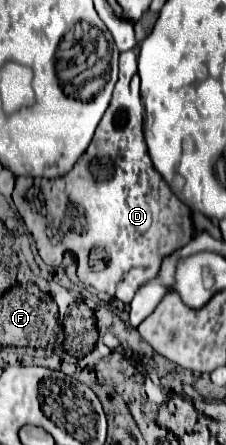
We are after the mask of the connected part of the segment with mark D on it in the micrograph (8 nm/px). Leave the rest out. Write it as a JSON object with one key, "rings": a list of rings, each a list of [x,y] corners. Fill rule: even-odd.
{"rings":[[[138,75],[130,79],[128,91],[136,89],[134,93],[118,95],[116,99],[116,89],[110,101],[110,107],[106,109],[94,139],[86,153],[78,159],[74,169],[58,179],[58,189],[66,193],[66,201],[70,205],[82,209],[84,213],[84,223],[76,225],[70,219],[70,237],[66,237],[66,251],[72,251],[78,261],[78,279],[84,285],[94,287],[96,291],[104,291],[108,295],[114,295],[118,281],[122,279],[124,273],[128,273],[134,267],[154,267],[160,269],[160,263],[164,257],[174,253],[186,243],[168,243],[172,239],[172,233],[190,233],[190,209],[172,193],[168,183],[162,179],[162,175],[154,169],[152,159],[148,155],[148,147],[144,141],[142,133],[142,121],[144,121],[144,105],[140,101],[138,93],[140,81]],[[116,167],[124,167],[122,175],[116,173]]]}

